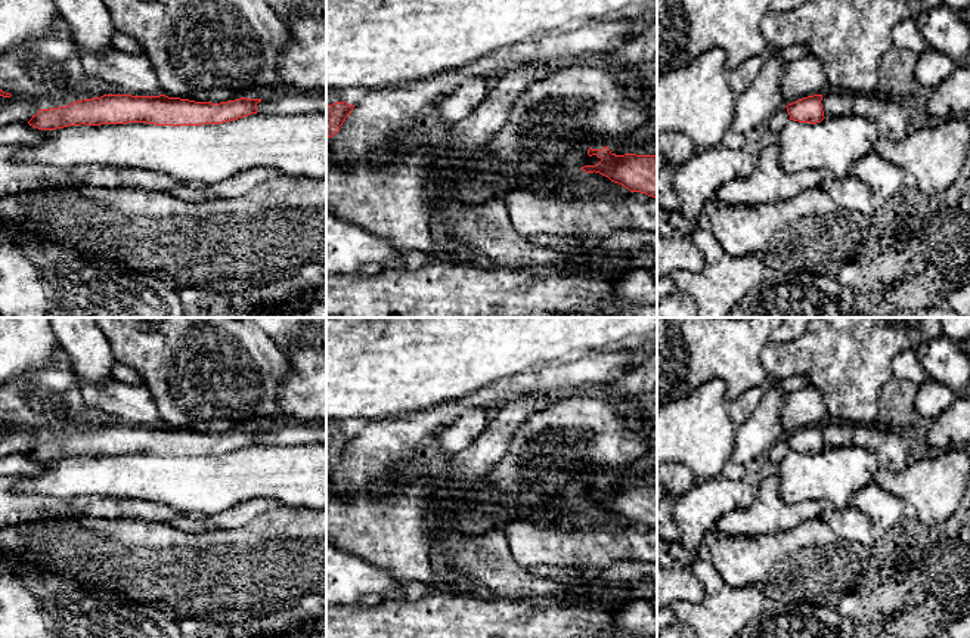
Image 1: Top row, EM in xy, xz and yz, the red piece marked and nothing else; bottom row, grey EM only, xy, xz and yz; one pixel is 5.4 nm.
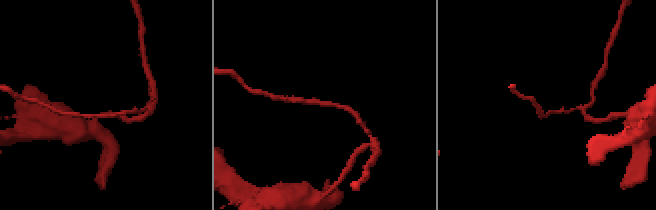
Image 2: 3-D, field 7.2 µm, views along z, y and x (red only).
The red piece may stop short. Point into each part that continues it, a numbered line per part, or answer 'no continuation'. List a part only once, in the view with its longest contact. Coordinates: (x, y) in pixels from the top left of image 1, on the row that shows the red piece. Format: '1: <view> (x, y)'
no continuation

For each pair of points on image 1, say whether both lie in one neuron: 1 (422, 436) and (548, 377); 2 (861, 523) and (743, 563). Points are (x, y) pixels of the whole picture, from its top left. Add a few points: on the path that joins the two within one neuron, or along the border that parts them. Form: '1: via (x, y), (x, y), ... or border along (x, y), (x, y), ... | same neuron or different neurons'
1: via (453, 409), (467, 402), (484, 399), (517, 386) | same neuron
2: border along (820, 519), (839, 535), (867, 548) | different neurons

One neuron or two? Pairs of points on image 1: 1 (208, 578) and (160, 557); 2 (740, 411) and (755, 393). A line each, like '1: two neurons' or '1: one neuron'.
1: one neuron
2: one neuron

